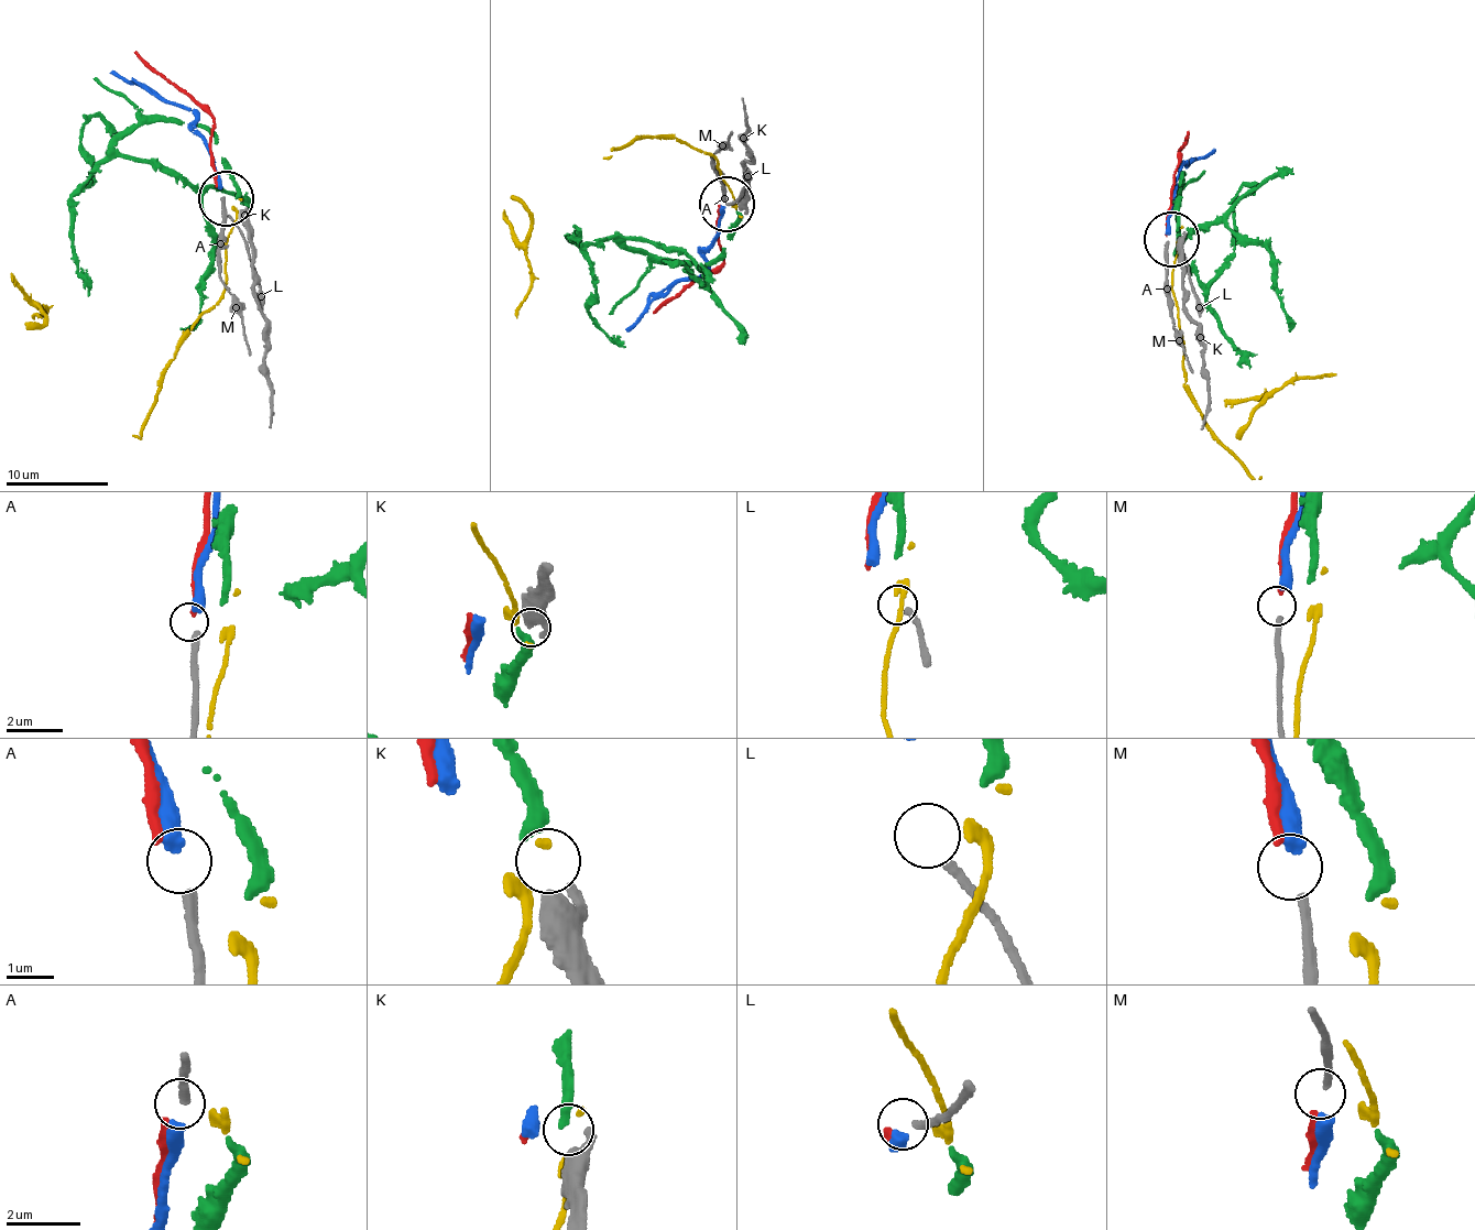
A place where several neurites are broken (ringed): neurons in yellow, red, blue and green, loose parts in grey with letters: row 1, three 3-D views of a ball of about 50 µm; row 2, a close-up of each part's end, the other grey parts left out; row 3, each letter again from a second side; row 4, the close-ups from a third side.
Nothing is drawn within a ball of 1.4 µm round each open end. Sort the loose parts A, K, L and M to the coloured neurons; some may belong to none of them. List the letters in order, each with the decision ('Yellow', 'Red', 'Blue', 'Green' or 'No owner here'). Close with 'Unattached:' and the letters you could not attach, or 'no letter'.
A: Blue
K: Green
L: No owner here
M: Red
Unattached: L

